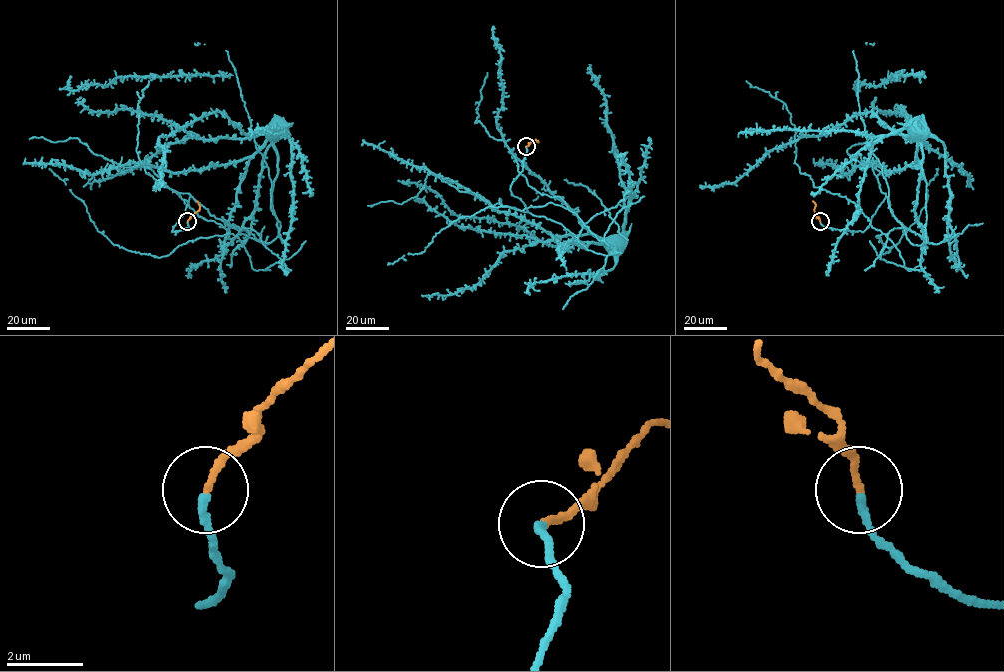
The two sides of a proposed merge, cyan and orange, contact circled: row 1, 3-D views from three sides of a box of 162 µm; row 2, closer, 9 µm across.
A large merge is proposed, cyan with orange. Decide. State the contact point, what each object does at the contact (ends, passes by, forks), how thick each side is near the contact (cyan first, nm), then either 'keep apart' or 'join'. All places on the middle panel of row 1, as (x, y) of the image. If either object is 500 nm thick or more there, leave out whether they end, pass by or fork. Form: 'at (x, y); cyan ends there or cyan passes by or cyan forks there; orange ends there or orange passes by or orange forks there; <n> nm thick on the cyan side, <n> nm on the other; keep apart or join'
at (526, 146); cyan ends there; orange ends there; 200 nm thick on the cyan side, 170 nm on the other; join

